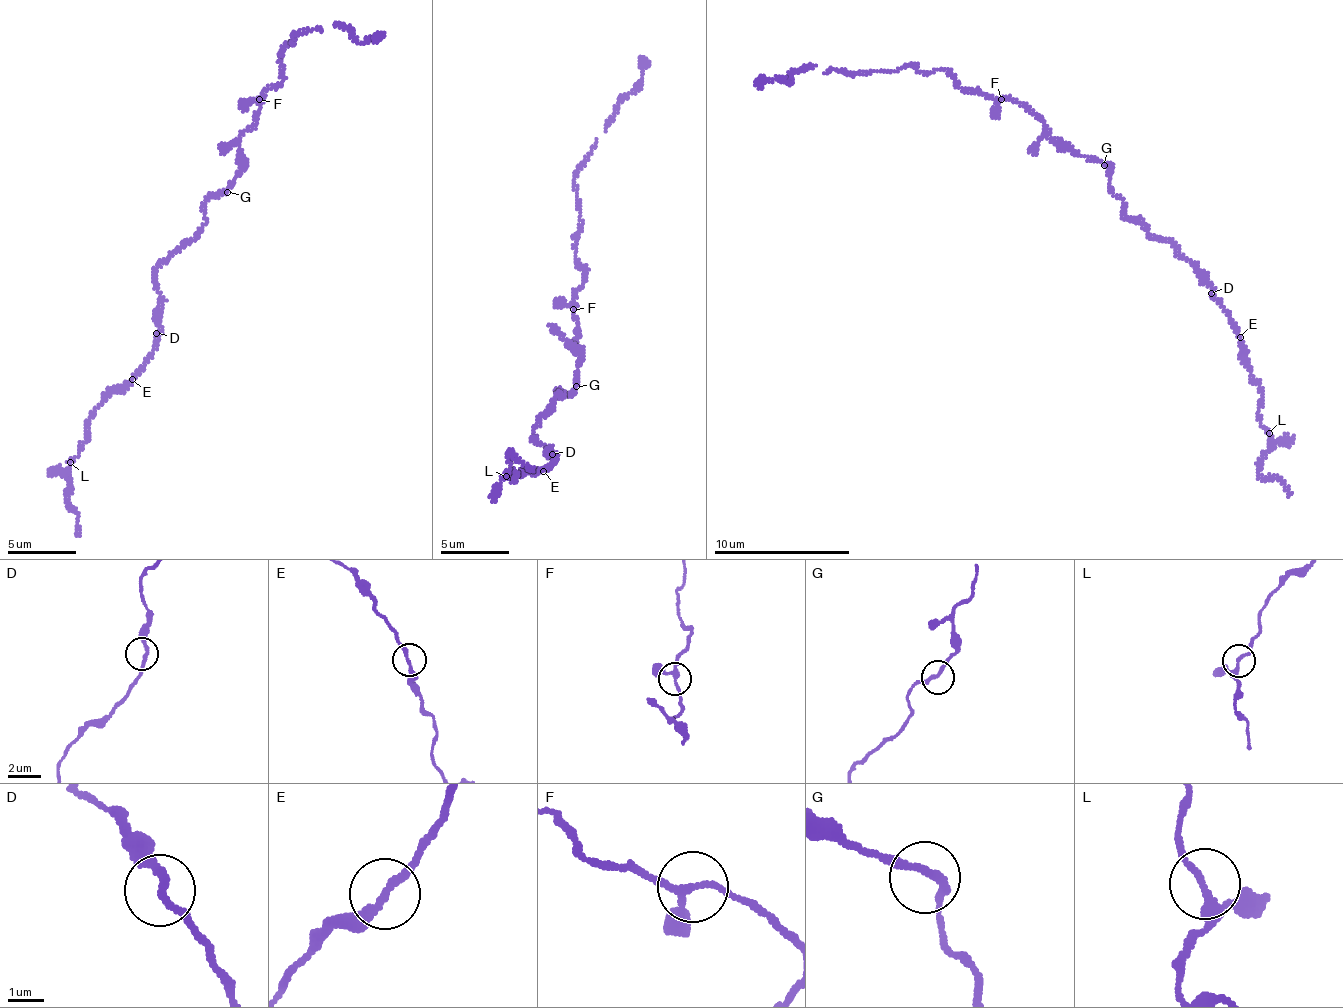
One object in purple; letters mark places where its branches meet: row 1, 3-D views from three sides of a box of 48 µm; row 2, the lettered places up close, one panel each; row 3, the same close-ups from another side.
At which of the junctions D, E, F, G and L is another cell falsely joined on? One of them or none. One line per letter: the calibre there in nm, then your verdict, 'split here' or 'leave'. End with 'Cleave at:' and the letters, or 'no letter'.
D: calibre 200 nm; leave
E: calibre 240 nm; leave
F: calibre 180 nm; leave
G: calibre 200 nm; leave
L: calibre 180 nm; leave
Cleave at: no letter

